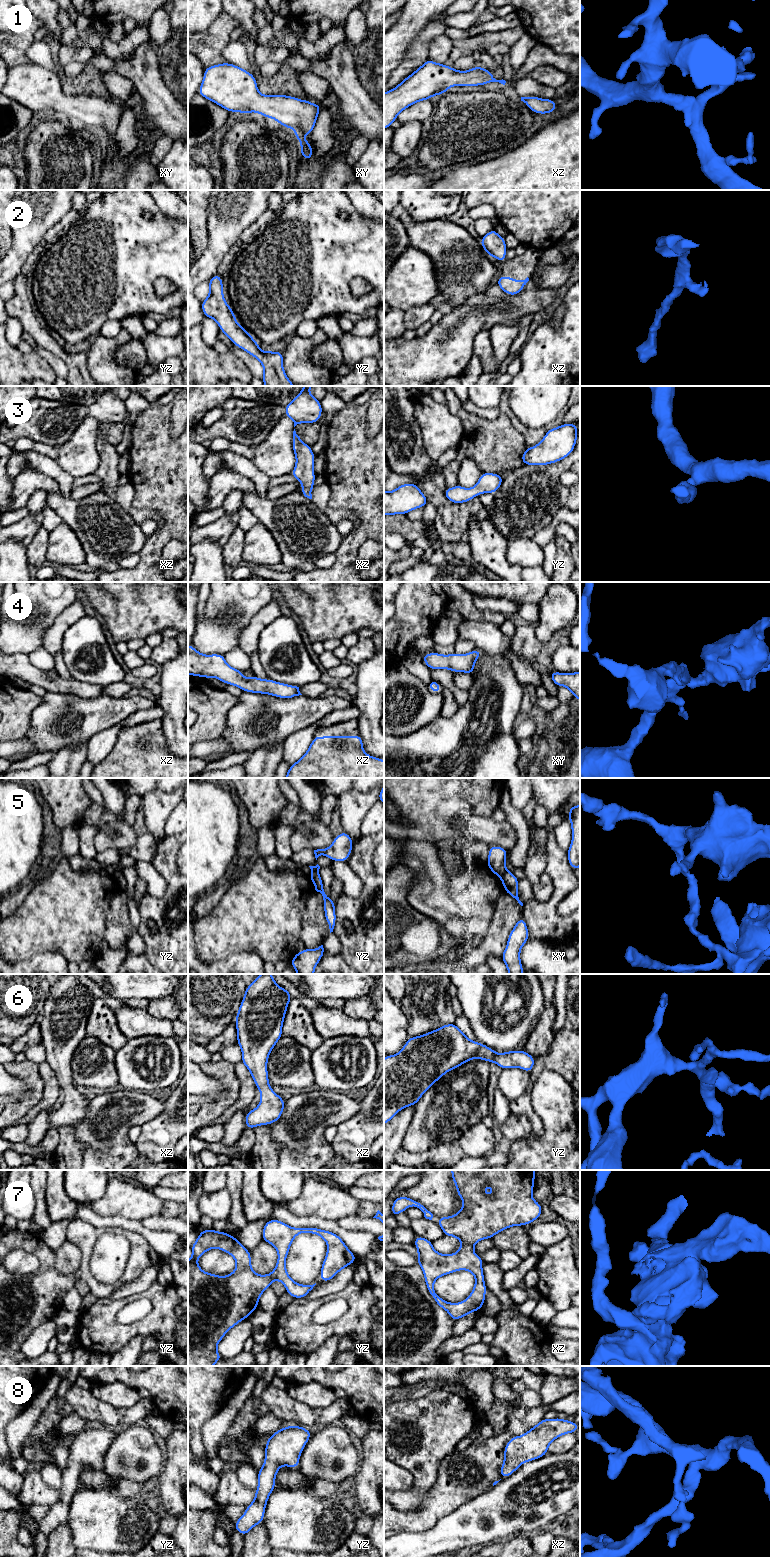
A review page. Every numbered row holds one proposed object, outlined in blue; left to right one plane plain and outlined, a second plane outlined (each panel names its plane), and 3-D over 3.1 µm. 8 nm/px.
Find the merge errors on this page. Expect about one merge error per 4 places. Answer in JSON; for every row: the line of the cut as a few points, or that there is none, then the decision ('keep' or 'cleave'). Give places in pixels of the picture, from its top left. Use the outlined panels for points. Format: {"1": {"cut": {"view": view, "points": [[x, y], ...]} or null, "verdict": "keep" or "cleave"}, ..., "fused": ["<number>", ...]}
{"1": {"cut": null, "verdict": "keep"}, "2": {"cut": null, "verdict": "keep"}, "3": {"cut": null, "verdict": "keep"}, "4": {"cut": null, "verdict": "keep"}, "5": {"cut": {"view": "xy", "points": [[506, 870], [500, 877]]}, "verdict": "cleave"}, "6": {"cut": null, "verdict": "keep"}, "7": {"cut": null, "verdict": "keep"}, "8": {"cut": null, "verdict": "keep"}, "fused": ["5"]}

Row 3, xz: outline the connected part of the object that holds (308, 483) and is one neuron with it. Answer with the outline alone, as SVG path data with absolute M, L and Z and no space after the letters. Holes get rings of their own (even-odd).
M293 431L293 451L296 457L296 464L291 475L295 477L302 485L300 493L305 497L312 499L312 488L315 482L313 470L316 455L313 454L311 446L306 445L300 437Z

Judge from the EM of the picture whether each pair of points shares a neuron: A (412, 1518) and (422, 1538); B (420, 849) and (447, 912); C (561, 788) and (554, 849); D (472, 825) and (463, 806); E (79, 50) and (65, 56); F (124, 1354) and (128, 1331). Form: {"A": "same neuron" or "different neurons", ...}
{"A": "different neurons", "B": "same neuron", "C": "different neurons", "D": "different neurons", "E": "same neuron", "F": "different neurons"}

